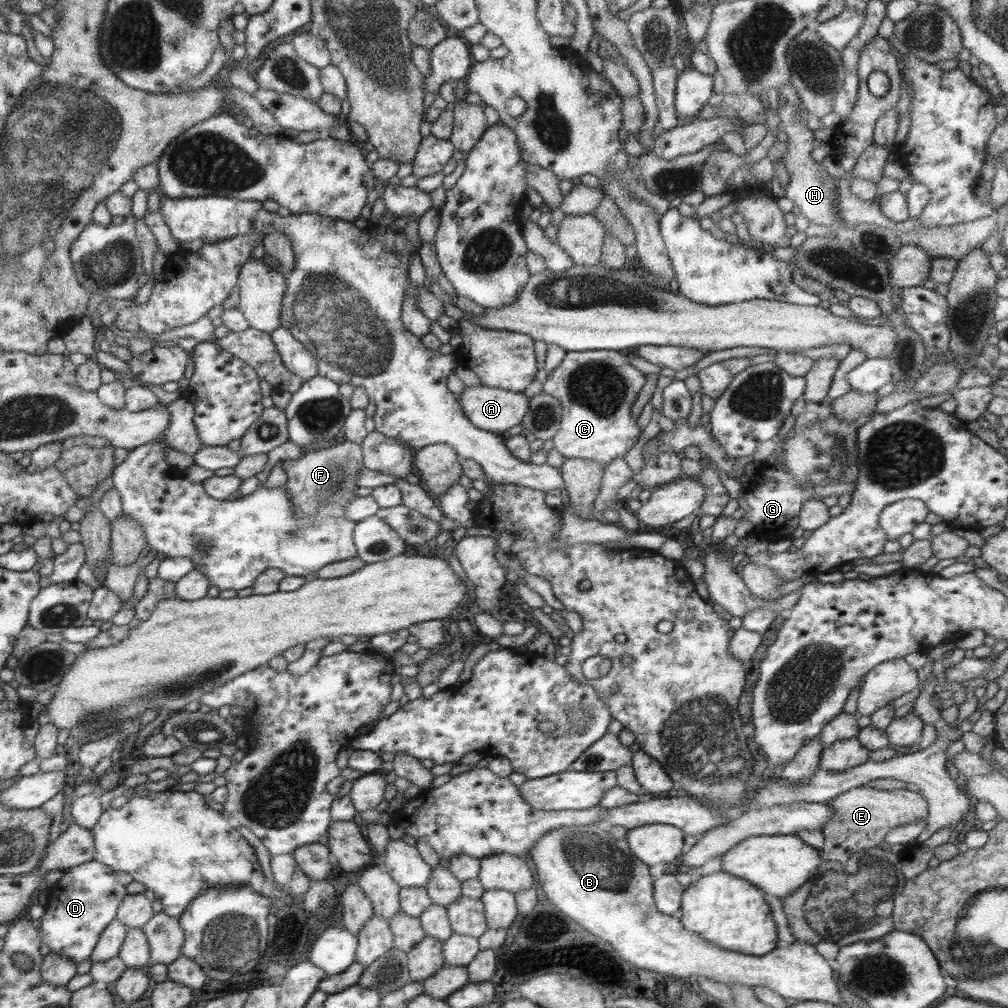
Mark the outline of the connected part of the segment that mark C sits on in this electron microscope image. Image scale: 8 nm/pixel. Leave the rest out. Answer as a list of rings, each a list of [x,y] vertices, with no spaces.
[[[583,350],[566,352],[562,361],[542,382],[542,392],[555,398],[562,407],[559,430],[551,439],[552,448],[565,458],[581,458],[609,464],[637,442],[641,430],[637,419],[631,416],[631,407],[636,401],[645,375],[629,363],[628,351]]]

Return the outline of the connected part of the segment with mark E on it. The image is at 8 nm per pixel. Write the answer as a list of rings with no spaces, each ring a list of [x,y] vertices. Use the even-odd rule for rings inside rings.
[[[861,785],[841,792],[823,804],[832,808],[832,816],[819,830],[823,833],[823,848],[819,854],[823,861],[844,863],[853,853],[871,848],[887,851],[885,834],[889,829],[928,818],[928,805],[921,794],[906,789],[889,791]]]

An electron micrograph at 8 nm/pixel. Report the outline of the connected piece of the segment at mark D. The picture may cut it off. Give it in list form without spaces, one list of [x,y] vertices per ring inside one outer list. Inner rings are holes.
[[[95,859],[65,870],[62,872],[61,878],[48,890],[48,902],[44,906],[45,910],[41,918],[38,918],[36,922],[41,943],[46,944],[50,952],[69,958],[71,962],[75,962],[75,965],[81,964],[83,960],[90,958],[101,930],[115,919],[119,903],[125,895],[126,890],[117,883],[113,870]]]

